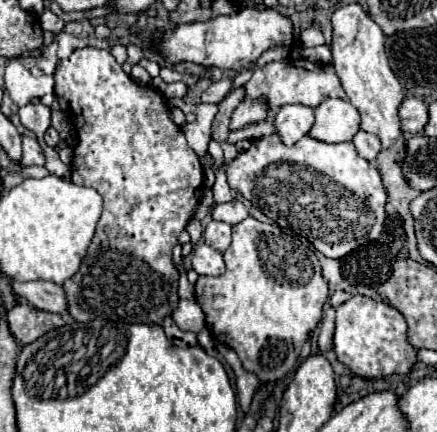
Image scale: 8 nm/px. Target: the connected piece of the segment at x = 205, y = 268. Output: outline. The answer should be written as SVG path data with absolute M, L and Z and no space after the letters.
M205 243L195 245L191 253L191 265L199 275L221 275L225 271L223 253Z

